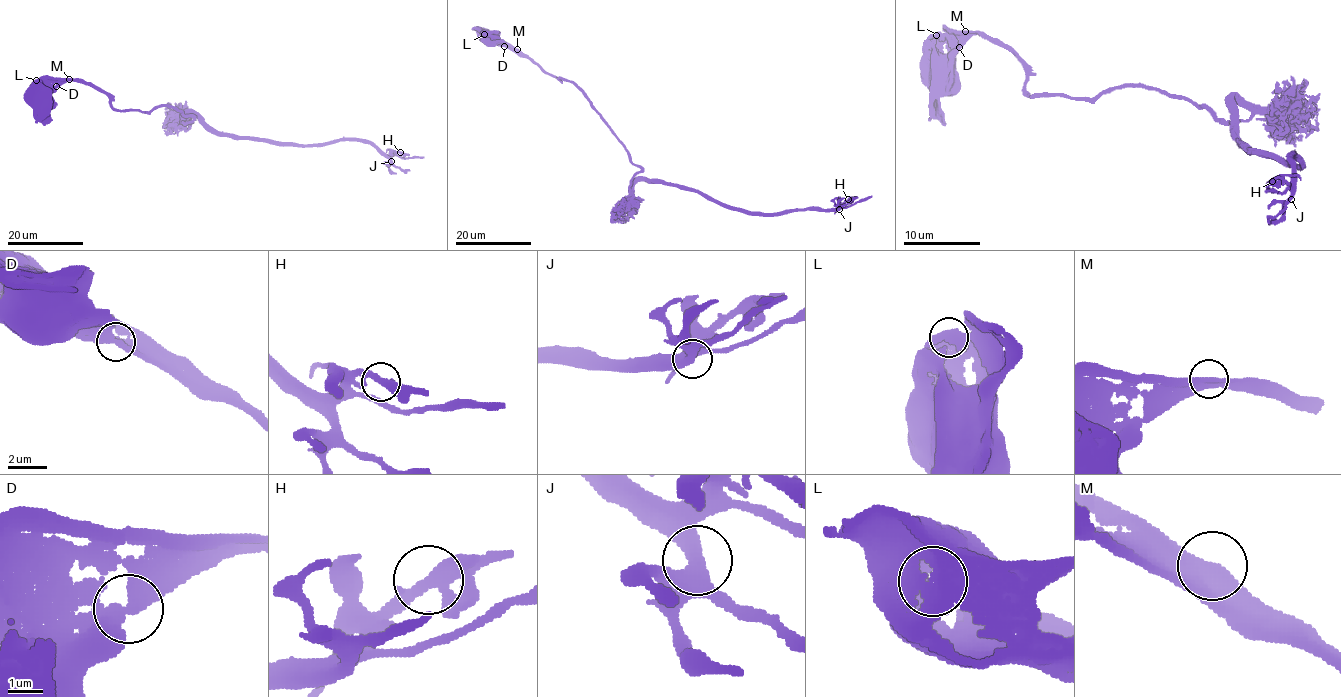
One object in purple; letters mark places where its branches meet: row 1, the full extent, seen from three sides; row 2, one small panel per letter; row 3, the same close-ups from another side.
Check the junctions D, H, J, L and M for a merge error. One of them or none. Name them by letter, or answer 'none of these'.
none of these

